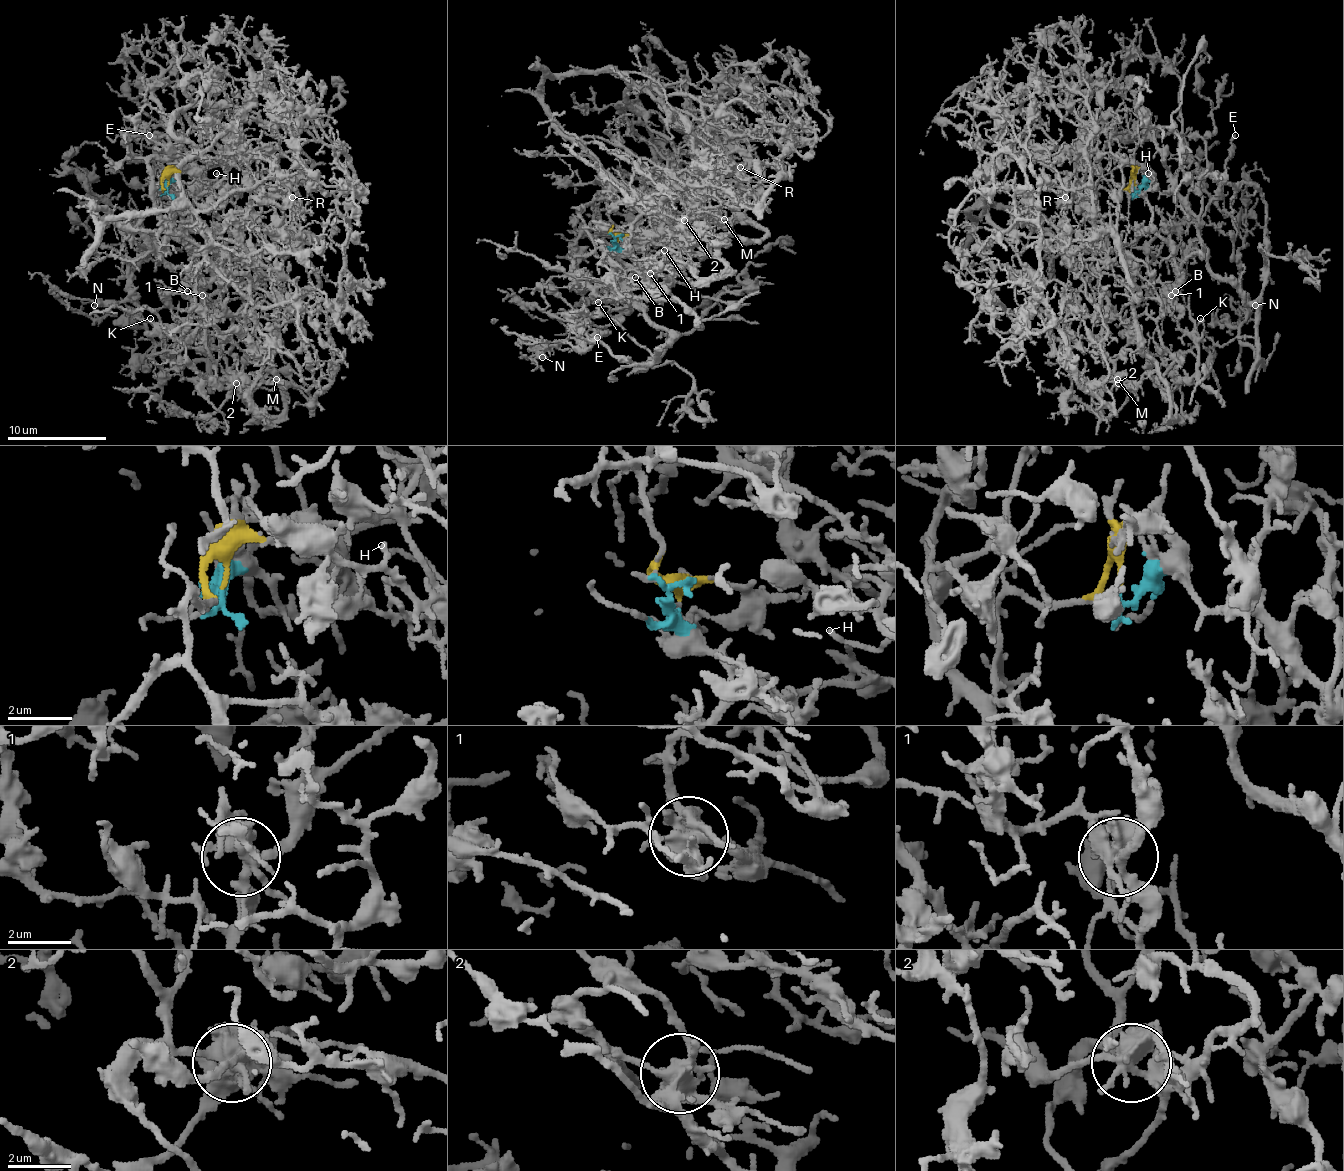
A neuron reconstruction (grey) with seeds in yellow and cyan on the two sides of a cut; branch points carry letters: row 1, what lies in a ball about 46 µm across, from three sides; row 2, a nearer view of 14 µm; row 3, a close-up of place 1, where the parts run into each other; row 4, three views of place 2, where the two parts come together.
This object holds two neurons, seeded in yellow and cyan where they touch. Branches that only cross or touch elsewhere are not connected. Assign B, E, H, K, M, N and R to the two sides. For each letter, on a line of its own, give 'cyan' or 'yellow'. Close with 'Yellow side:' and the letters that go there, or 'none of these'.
B: cyan
E: cyan
H: cyan
K: cyan
M: cyan
N: cyan
R: cyan
Yellow side: none of these

